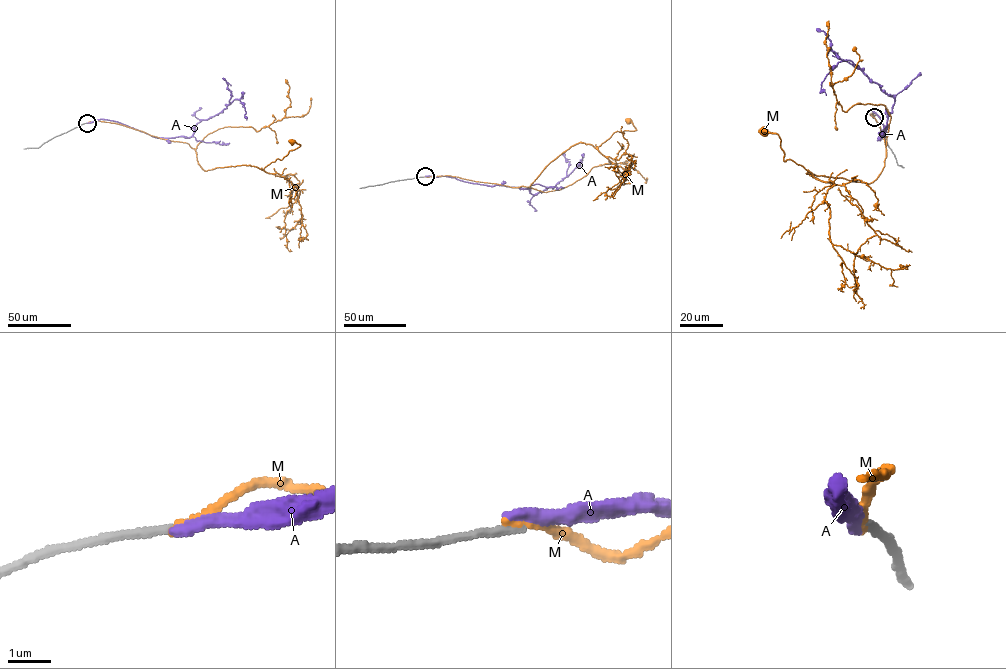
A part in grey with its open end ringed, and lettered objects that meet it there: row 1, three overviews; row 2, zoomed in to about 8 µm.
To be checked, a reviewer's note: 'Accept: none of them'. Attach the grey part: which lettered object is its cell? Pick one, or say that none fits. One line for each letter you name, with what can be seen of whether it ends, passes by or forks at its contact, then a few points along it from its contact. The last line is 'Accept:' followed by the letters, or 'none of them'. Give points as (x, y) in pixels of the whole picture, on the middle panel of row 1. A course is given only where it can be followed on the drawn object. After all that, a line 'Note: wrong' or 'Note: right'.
Accept: none of them
Note: right

